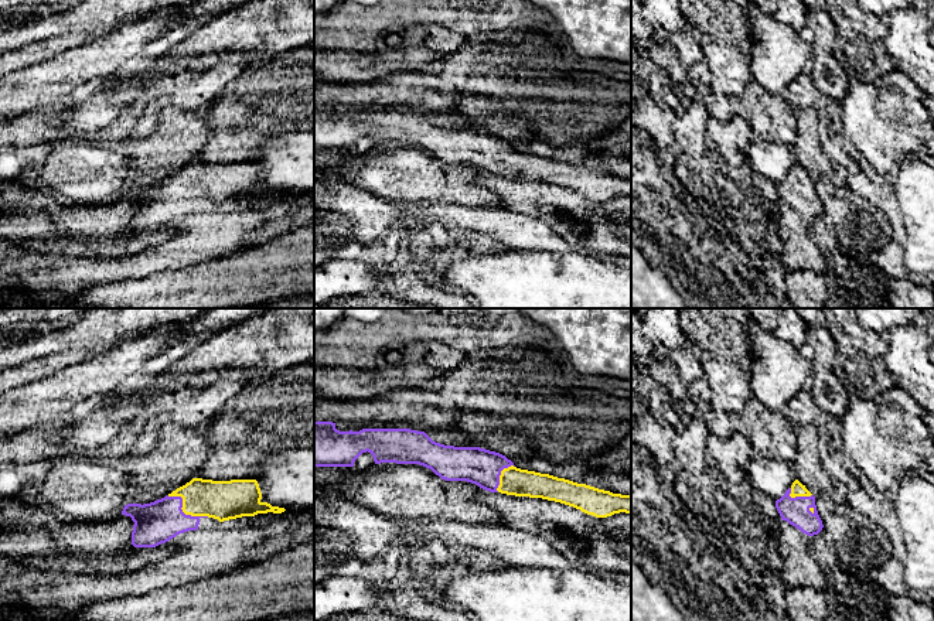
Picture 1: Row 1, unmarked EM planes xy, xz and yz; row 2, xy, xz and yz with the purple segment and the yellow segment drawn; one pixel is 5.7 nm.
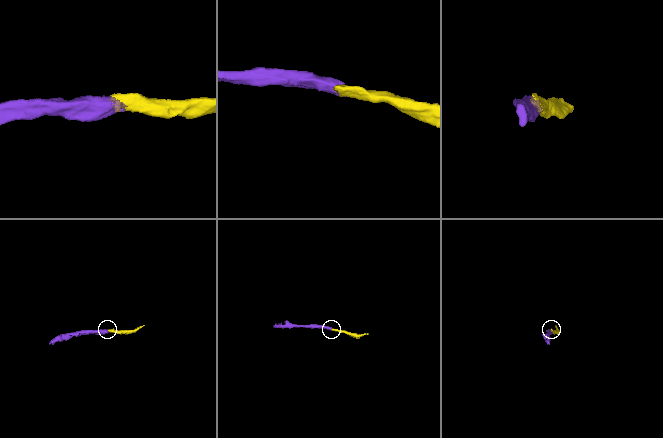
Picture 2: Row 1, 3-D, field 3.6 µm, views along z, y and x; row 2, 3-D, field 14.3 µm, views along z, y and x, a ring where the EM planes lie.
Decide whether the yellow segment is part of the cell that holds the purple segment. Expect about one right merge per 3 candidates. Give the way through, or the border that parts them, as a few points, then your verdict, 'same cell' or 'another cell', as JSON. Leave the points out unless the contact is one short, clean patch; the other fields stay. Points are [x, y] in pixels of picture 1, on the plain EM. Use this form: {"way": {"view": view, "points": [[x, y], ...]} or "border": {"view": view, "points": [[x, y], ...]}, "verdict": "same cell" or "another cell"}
{"way": {"view": "xy", "points": [[157, 205], [181, 194], [194, 183], [221, 183]]}, "verdict": "same cell"}

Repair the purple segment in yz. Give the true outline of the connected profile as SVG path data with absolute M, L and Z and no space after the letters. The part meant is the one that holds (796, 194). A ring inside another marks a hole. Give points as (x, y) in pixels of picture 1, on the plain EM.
M798 163L776 184L776 191L783 204L808 219L818 218L824 211L815 180Z

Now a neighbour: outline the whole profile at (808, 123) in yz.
M795 108L797 139L792 144L795 163L798 163L814 180L828 178L834 185L843 187L848 181L848 171L834 163L825 153L817 136L818 115L814 108Z

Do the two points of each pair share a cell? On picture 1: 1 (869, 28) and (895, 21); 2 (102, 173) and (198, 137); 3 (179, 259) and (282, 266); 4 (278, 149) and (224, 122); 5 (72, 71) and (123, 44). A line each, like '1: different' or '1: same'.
1: different
2: same
3: different
4: different
5: same

